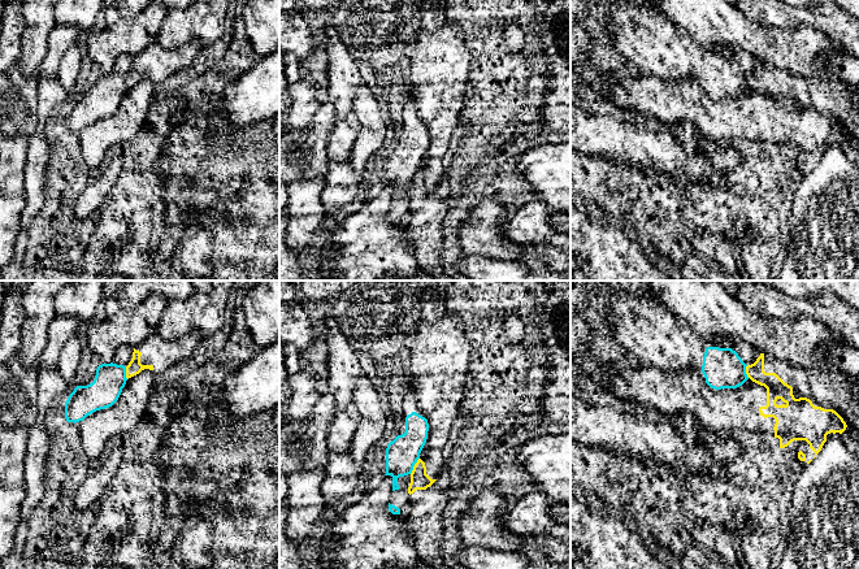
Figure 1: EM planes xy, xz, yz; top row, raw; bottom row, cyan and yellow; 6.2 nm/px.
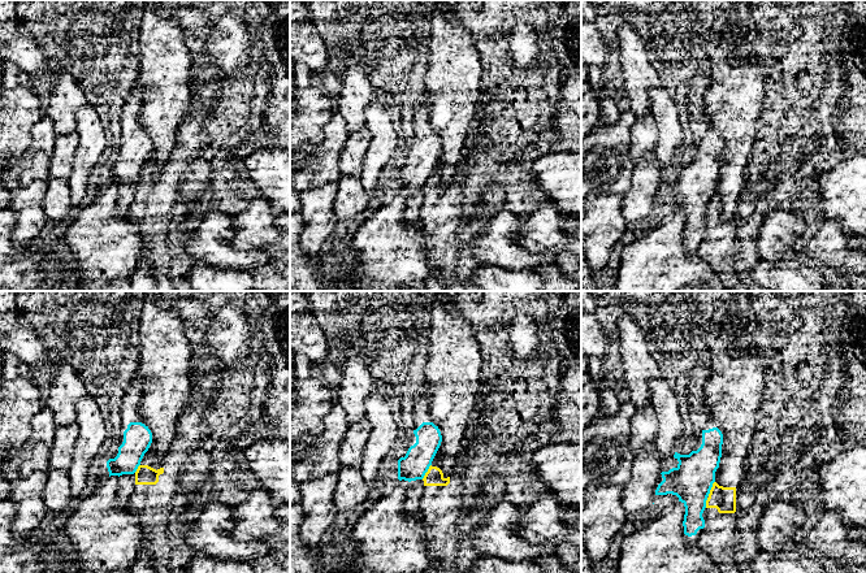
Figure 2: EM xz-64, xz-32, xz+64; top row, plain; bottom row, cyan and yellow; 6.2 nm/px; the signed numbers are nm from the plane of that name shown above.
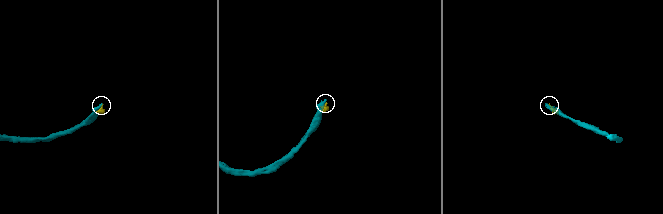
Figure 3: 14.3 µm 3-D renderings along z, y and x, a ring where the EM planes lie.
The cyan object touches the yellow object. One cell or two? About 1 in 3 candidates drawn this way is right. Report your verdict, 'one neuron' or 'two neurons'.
two neurons

